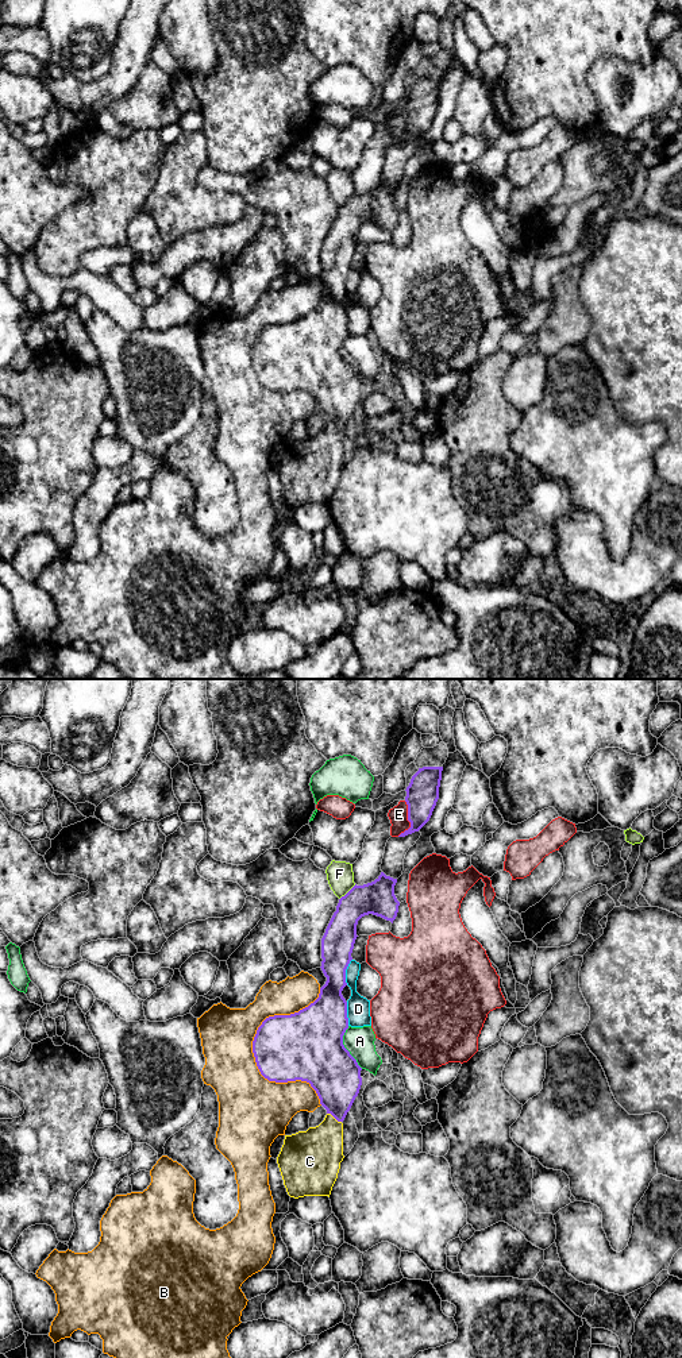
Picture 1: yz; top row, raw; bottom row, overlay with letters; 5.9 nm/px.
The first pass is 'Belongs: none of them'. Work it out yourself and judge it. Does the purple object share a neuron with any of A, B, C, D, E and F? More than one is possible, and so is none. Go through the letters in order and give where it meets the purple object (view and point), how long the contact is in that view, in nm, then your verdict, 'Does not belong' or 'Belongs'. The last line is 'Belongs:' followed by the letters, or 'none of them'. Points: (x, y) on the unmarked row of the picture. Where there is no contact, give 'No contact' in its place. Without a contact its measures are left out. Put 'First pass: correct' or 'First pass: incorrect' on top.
First pass: incorrect
A: Touches purple at yz (345, 357). Shared border 280 nm. Does not belong
B: Touches purple at yz (253, 359). Shared border 700 nm. Does not belong
C: Touches purple at yz (334, 425). Shared border 110 nm. Belongs
D: Touches purple at yz (345, 281). Shared border 160 nm. Does not belong
E: Touches purple at yz (408, 128). Shared border 220 nm. Does not belong
F: Touches purple at yz (349, 200). Shared border 140 nm. Does not belong
Belongs: C

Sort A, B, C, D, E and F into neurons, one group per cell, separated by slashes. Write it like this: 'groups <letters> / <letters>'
groups A / B / C / D / E / F

